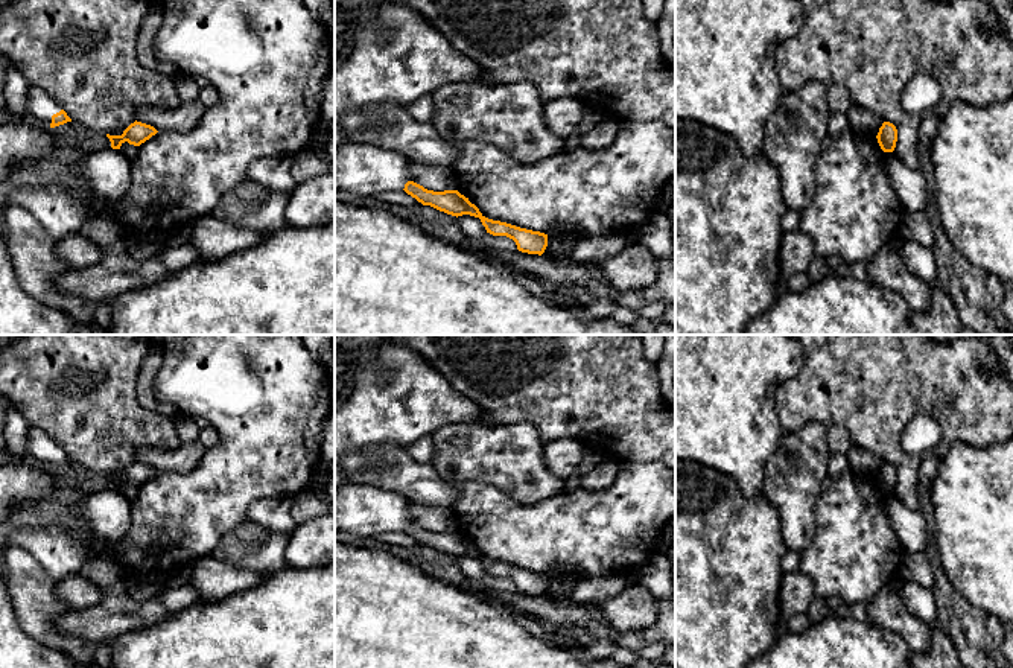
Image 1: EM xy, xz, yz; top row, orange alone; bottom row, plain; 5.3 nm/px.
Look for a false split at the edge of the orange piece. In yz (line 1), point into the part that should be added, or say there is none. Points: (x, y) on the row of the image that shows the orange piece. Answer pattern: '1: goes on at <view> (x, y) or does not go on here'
1: does not go on here

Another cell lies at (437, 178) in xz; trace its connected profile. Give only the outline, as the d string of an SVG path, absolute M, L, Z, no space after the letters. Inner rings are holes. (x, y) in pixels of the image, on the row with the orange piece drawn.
M408 155L408 160L411 181L433 192L458 190L458 180L452 167L429 166L420 163L414 155Z

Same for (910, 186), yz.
M885 154L885 170L907 213L925 212L926 180L919 170L907 167L896 154Z

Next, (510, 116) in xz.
M528 81L449 84L430 96L430 125L444 140L456 145L481 140L525 164L564 151L564 138L546 126L545 100Z

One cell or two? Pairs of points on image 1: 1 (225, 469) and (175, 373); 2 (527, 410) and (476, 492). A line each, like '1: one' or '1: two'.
1: one
2: two

